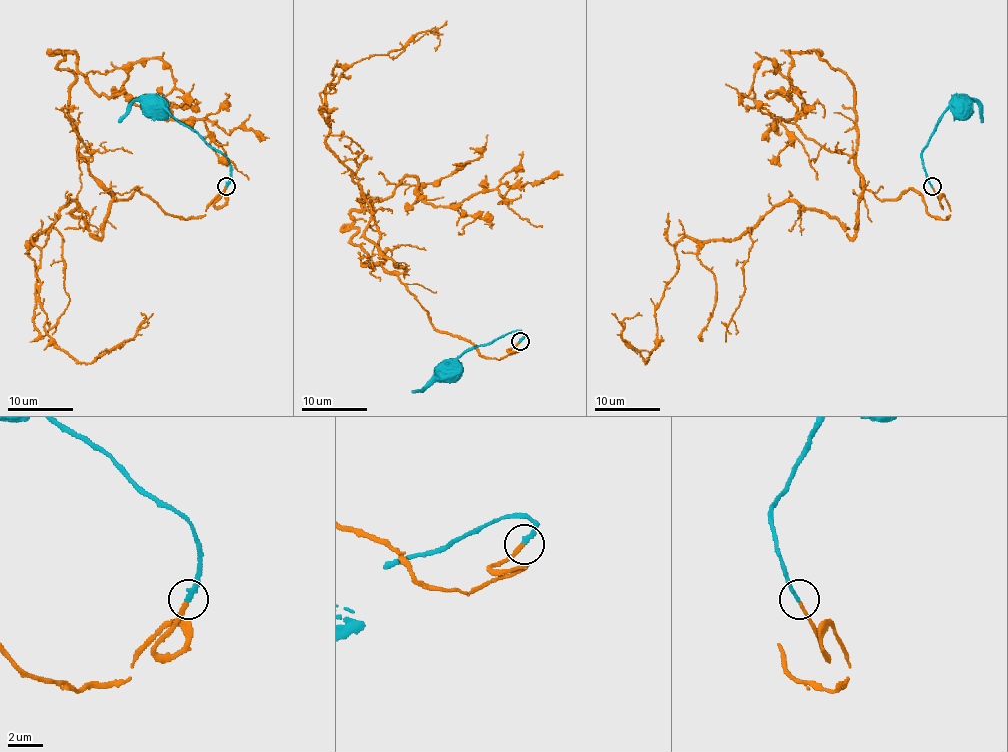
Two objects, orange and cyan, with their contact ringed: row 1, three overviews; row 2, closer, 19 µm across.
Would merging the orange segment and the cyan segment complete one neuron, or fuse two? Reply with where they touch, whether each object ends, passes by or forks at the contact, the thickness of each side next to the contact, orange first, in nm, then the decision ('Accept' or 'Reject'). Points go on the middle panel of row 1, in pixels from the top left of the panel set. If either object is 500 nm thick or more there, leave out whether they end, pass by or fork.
Place: (520, 341). At the ring orange ends. At the ring cyan ends. Thickness 190 nm (orange) against 240 nm. Accept

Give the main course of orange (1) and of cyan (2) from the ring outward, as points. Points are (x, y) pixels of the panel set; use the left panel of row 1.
1: (227, 186), (180, 219), (104, 189), (100, 237), (73, 201), (31, 237), (44, 331), (80, 362), (140, 312)
2: (227, 186), (230, 167), (222, 153), (175, 119), (160, 100), (155, 105)

